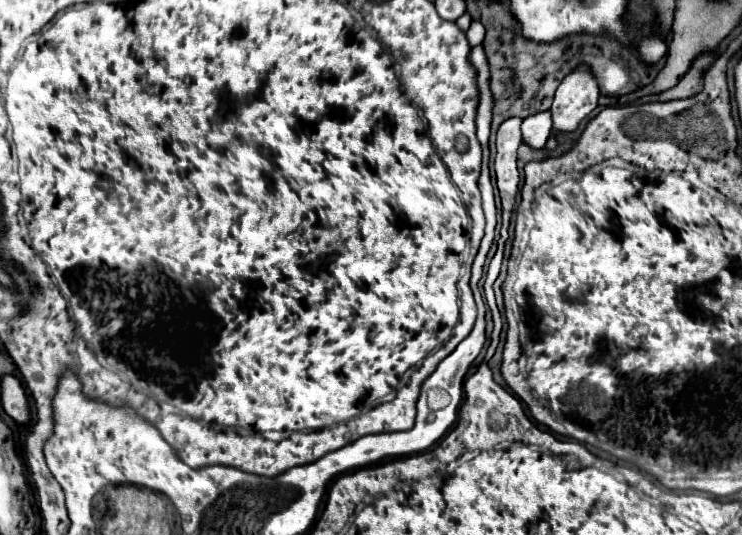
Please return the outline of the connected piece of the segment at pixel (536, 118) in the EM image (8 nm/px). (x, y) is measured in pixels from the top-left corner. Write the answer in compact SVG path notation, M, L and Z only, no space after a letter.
M543 111L541 115L531 115L521 125L523 143L531 149L543 149L547 143L547 137L551 135L551 113Z

